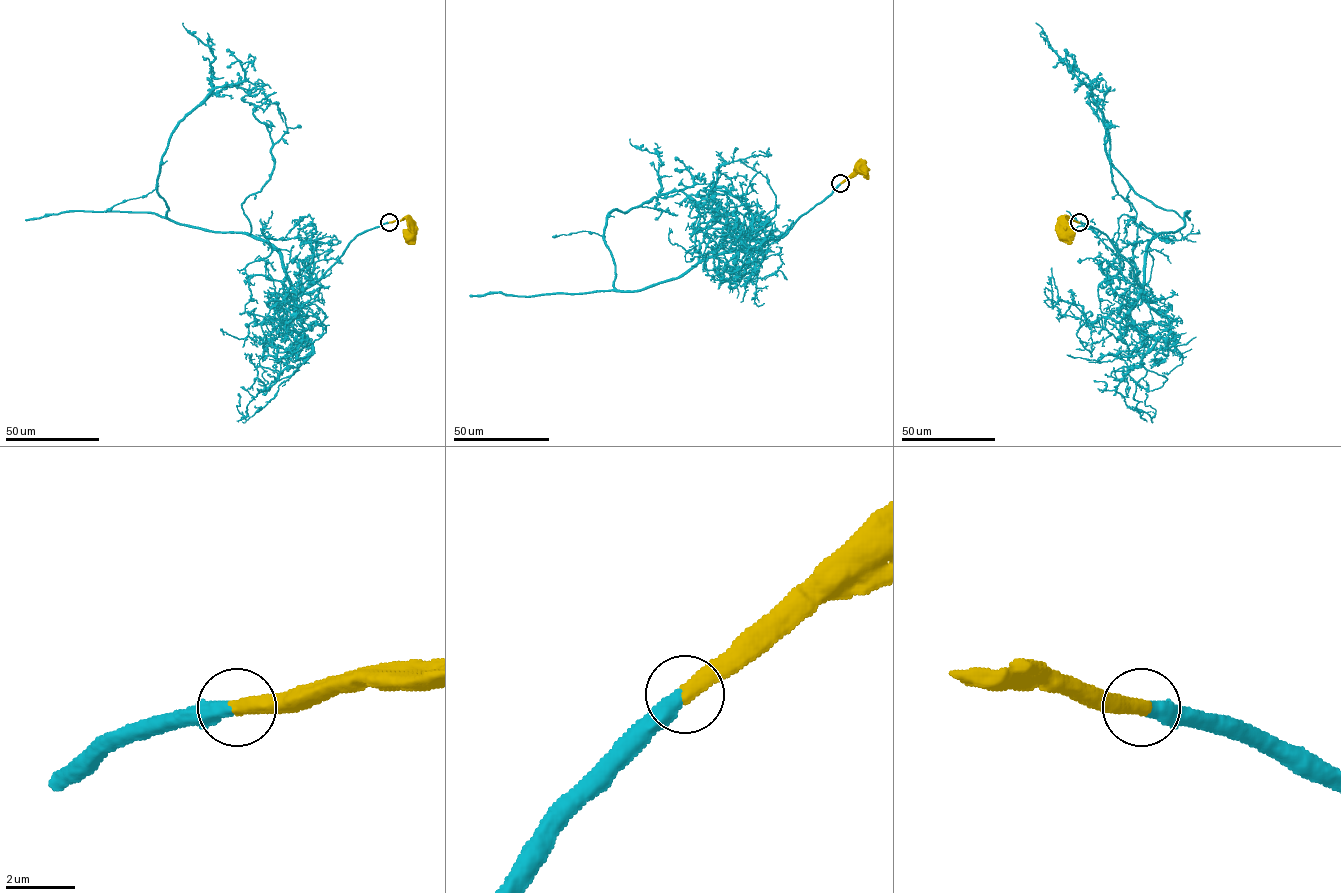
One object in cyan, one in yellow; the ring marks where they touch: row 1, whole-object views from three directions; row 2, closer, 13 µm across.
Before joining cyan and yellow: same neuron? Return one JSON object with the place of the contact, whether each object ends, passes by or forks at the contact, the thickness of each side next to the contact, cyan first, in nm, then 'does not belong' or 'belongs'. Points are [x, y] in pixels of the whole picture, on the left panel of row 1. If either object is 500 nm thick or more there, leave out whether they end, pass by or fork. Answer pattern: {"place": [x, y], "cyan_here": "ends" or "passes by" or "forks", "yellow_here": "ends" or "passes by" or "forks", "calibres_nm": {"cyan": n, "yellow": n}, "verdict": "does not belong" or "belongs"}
{"place": [389, 222], "calibres_nm": {"cyan": 500, "yellow": 500}, "verdict": "belongs"}

